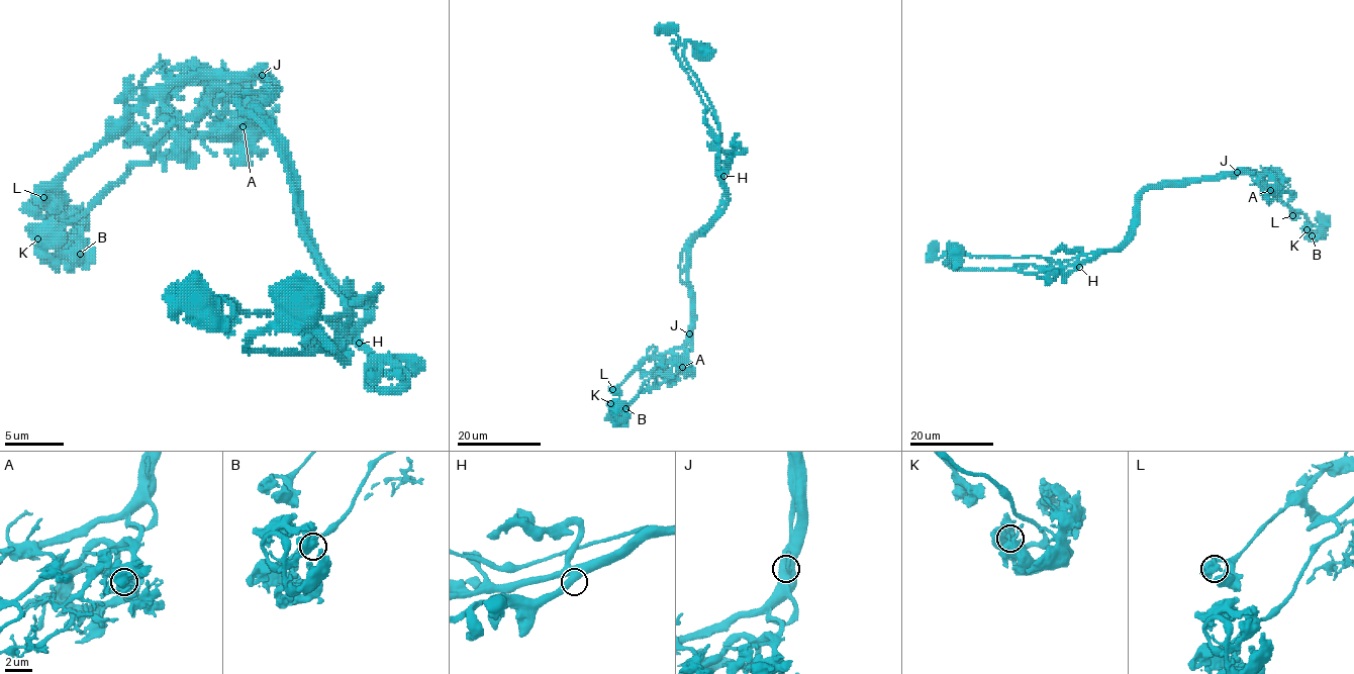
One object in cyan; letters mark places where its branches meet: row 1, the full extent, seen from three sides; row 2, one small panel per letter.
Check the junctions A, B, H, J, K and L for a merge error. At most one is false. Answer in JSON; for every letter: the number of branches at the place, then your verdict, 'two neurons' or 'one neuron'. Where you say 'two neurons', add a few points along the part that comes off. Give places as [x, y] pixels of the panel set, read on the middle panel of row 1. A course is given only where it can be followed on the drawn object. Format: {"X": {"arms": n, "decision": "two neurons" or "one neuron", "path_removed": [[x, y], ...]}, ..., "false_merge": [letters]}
{"A": {"arms": 4, "decision": "one neuron"}, "B": {"arms": 3, "decision": "one neuron"}, "H": {"arms": 2, "decision": "one neuron"}, "J": {"arms": 3, "decision": "two neurons", "path_removed": [[689, 333], [690, 292], [680, 260], [723, 192], [719, 124], [675, 53], [678, 37], [656, 33]]}, "K": {"arms": 3, "decision": "one neuron"}, "L": {"arms": 3, "decision": "one neuron"}, "false_merge": ["J"]}

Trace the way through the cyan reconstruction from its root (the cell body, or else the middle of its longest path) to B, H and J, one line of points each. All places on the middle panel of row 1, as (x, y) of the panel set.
B: (701, 52), (685, 42), (719, 126), (722, 201), (690, 244), (687, 353), (610, 409), (625, 408)
H: (701, 52), (689, 40), (685, 42), (685, 61), (706, 96), (719, 126), (719, 168), (723, 176)
J: (701, 52), (689, 40), (685, 42), (685, 61), (719, 126), (723, 194), (718, 212), (690, 244), (689, 333)

